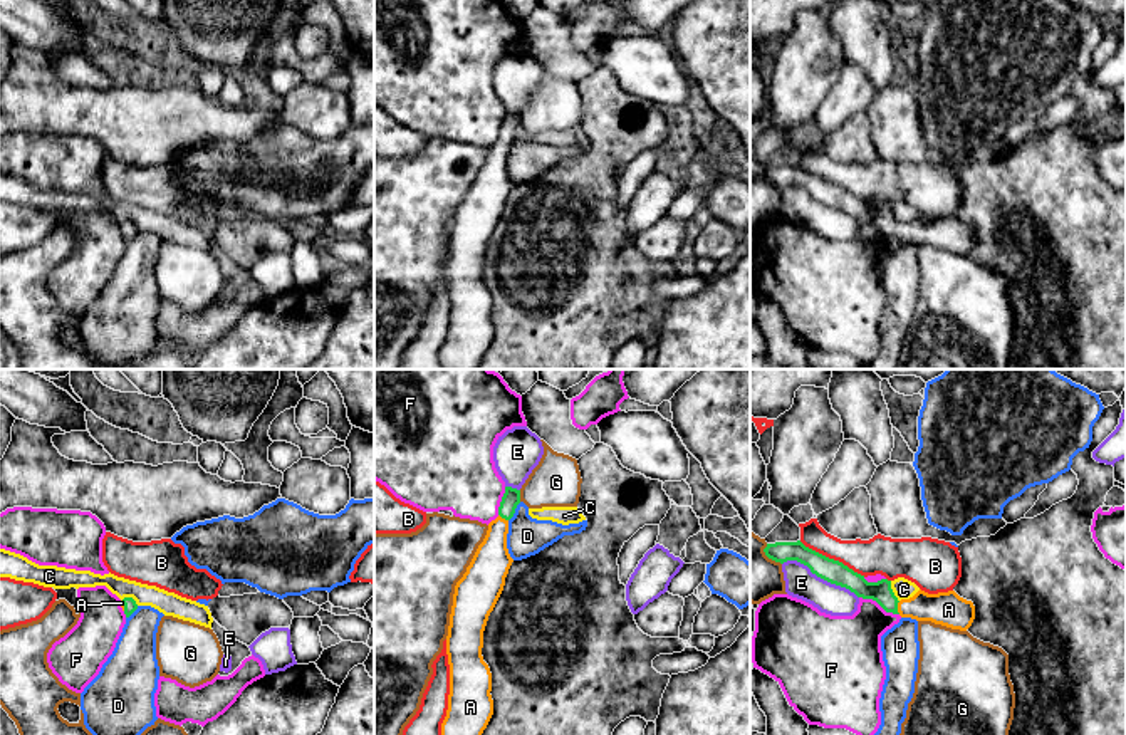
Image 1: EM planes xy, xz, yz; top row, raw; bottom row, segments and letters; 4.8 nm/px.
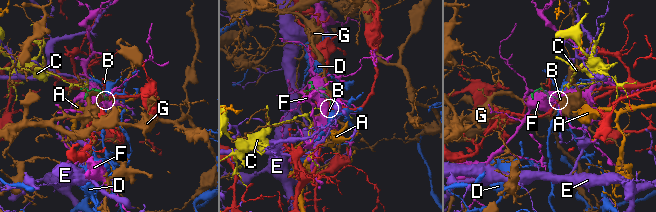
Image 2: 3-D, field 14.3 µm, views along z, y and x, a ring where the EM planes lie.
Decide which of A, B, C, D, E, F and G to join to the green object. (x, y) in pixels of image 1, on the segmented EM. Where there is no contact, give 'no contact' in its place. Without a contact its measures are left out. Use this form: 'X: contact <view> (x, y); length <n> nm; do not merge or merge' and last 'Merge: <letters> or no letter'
A: contact yz (896, 608); length 60 nm; merge
B: contact yz (833, 559); length 360 nm; do not merge
C: contact yz (891, 591); length 110 nm; do not merge
D: contact xz (514, 512); length 110 nm; do not merge
E: contact yz (821, 578); length 400 nm; do not merge
F: contact yz (880, 604); length 220 nm; do not merge
G: contact xz (519, 495); length 60 nm; do not merge
Merge: A

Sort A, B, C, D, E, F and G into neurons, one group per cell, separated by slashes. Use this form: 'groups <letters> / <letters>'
groups A / B / C / D / E / F / G

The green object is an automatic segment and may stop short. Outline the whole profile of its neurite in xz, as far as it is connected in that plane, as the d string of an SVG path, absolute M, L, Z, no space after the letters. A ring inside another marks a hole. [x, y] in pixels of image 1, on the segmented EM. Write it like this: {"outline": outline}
{"outline": "M505 487L498 517L488 524L483 542L455 586L446 636L450 695L441 735L482 735L493 715L492 673L482 656L483 631L513 562L507 534L519 503L520 490Z"}

